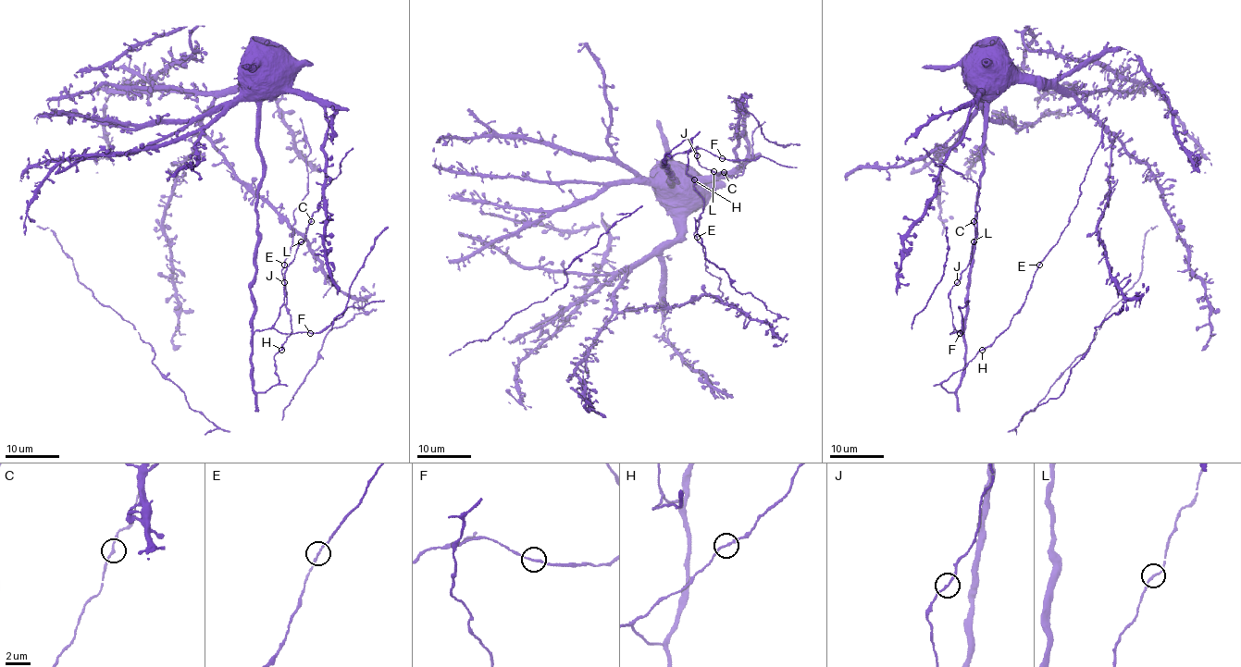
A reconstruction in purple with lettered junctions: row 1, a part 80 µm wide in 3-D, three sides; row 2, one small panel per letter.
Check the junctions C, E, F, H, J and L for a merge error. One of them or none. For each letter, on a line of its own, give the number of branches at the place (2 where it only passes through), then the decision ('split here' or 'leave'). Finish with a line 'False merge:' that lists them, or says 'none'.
C: 2 | leave
E: 2 | leave
F: 2 | leave
H: 2 | leave
J: 2 | leave
L: 2 | leave
False merge: none

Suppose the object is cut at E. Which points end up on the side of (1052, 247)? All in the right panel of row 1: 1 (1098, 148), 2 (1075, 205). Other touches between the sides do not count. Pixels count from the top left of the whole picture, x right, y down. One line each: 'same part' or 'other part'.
1: same part
2: same part

